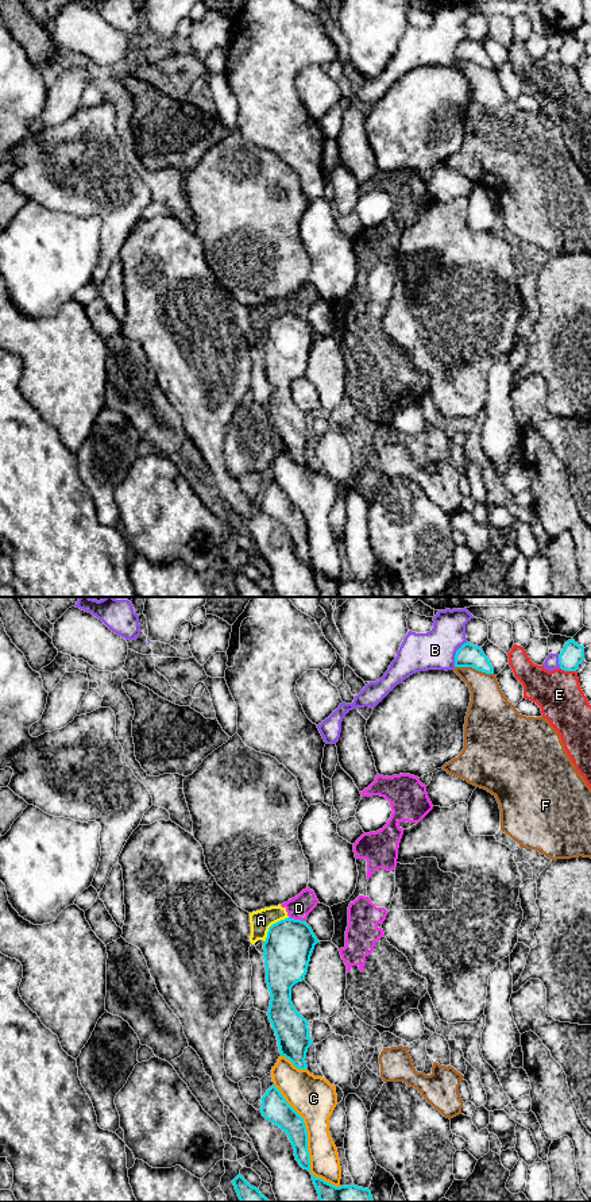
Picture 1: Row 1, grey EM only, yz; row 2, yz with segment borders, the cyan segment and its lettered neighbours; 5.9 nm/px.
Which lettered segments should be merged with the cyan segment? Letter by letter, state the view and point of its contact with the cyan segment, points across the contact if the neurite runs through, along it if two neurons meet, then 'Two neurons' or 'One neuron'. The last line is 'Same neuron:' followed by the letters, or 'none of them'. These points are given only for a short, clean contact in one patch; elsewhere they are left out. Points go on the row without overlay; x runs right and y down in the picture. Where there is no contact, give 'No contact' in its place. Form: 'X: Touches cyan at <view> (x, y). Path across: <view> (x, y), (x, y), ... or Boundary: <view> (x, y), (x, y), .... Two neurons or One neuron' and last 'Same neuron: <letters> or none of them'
A: Touches cyan at yz (271, 320). Two neurons
B: Touches cyan at yz (456, 49). Two neurons
C: Touches cyan at yz (306, 538). Two neurons
D: Touches cyan at yz (297, 315). Boundary: yz (289, 311), (304, 316). Two neurons
E: Touches cyan at yz (568, 65). Two neurons
F: Touches cyan at yz (474, 62). Two neurons
Same neuron: none of them

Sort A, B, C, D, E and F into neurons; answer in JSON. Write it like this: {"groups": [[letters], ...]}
{"groups": [["A", "D"], ["B"], ["C"], ["E"], ["F"]]}

